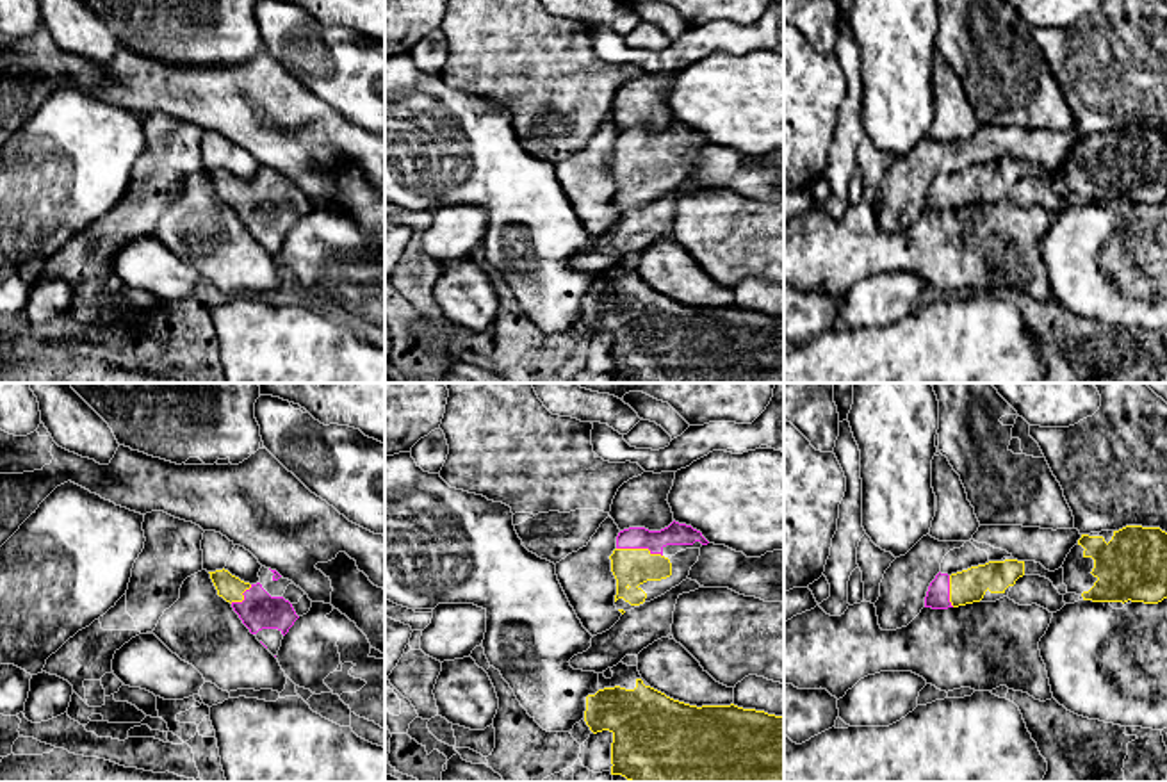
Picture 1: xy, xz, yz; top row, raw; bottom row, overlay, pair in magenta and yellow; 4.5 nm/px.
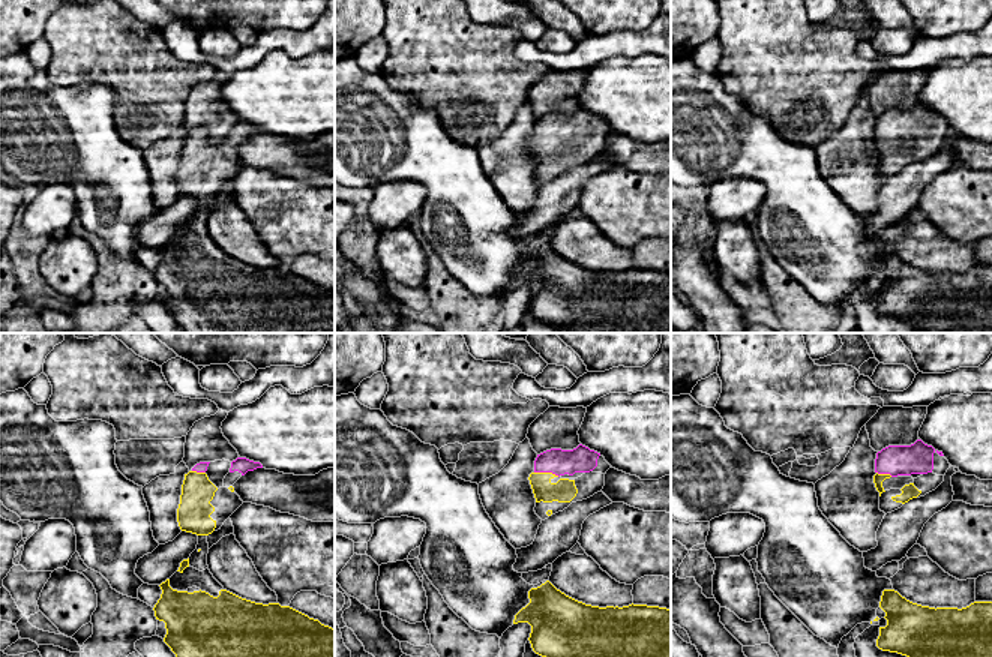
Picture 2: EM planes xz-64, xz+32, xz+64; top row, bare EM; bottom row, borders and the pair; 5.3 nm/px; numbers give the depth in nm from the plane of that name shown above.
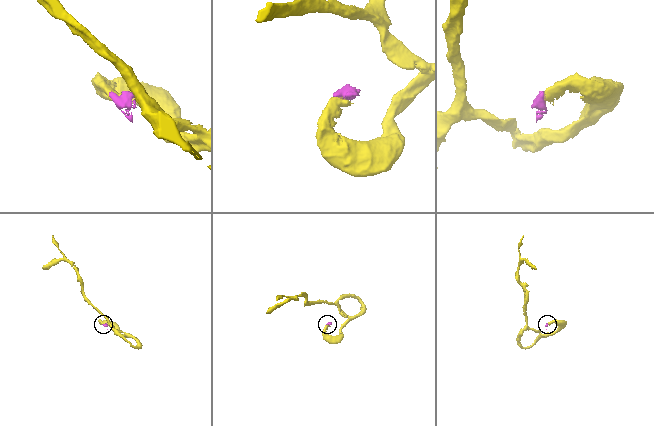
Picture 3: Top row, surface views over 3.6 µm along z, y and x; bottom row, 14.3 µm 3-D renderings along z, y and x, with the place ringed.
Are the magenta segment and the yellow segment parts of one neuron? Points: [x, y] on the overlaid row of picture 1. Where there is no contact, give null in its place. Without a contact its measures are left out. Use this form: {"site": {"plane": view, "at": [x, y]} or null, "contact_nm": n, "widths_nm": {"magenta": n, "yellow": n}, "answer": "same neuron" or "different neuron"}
{"site": {"plane": "xz", "at": [640, 547]}, "contact_nm": 220, "widths_nm": {"magenta": 100, "yellow": 180}, "answer": "same neuron"}

